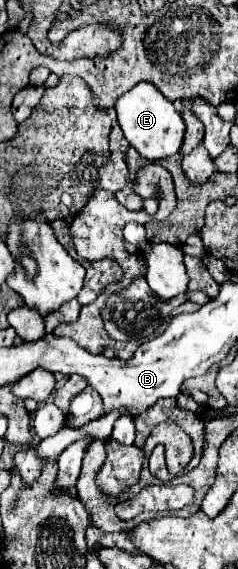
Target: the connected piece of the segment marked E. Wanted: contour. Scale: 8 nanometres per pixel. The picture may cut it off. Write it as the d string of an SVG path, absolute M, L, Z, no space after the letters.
M134 85L128 93L124 93L116 101L114 107L116 107L118 123L124 131L124 137L130 141L132 147L138 149L142 157L156 161L180 151L182 139L184 139L182 115L176 111L174 103L168 101L158 89L152 89L152 85Z

